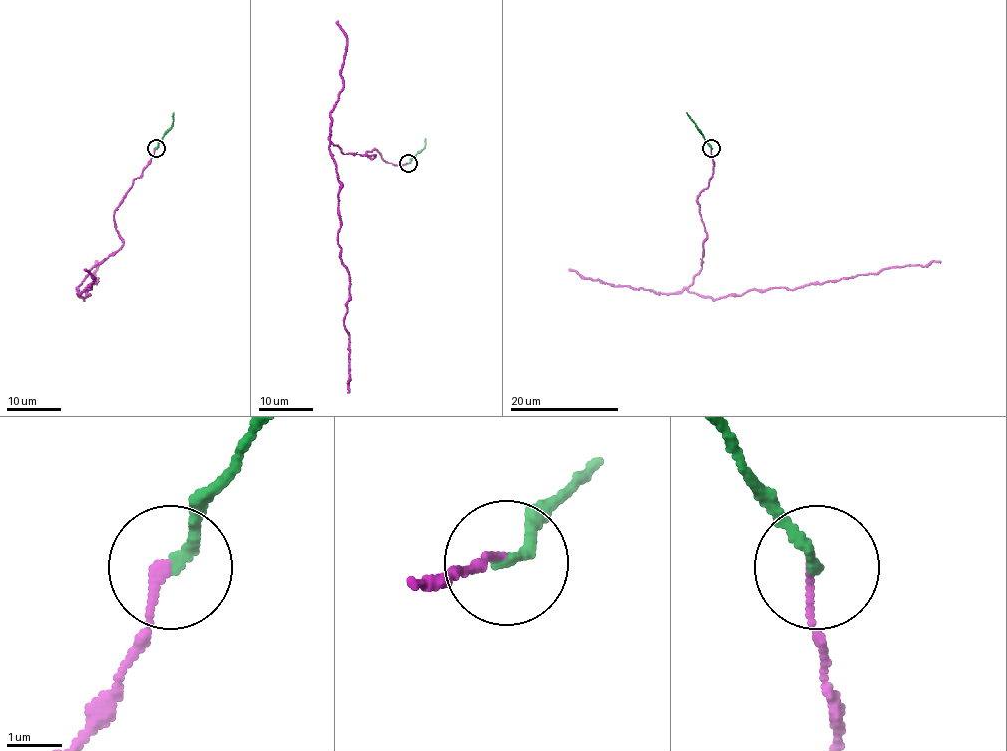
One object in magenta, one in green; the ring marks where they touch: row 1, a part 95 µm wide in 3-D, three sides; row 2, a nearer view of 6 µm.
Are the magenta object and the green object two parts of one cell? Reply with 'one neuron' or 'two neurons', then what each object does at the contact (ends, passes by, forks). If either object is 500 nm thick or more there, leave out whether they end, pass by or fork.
two neurons; magenta ends; green ends

